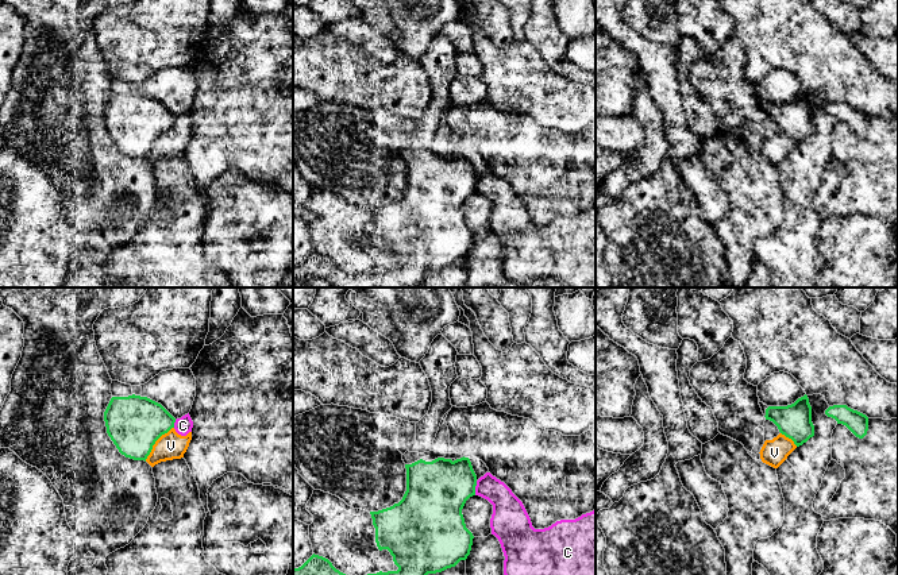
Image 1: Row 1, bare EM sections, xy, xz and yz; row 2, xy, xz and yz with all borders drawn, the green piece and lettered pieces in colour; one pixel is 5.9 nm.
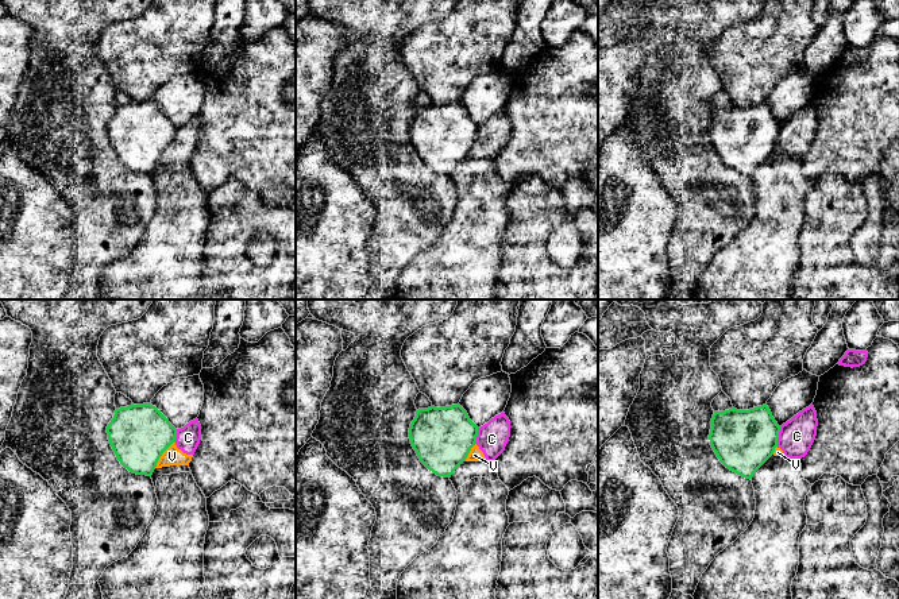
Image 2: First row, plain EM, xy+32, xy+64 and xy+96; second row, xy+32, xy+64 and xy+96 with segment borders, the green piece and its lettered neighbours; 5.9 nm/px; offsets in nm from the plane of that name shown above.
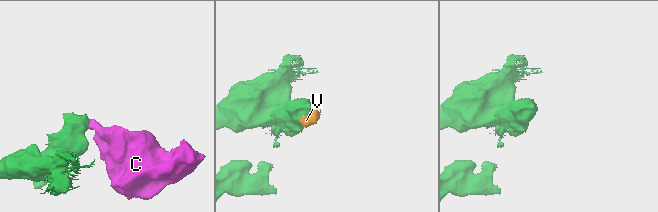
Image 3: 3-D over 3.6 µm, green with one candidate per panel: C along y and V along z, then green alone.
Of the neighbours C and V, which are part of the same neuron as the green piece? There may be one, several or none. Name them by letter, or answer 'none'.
none

